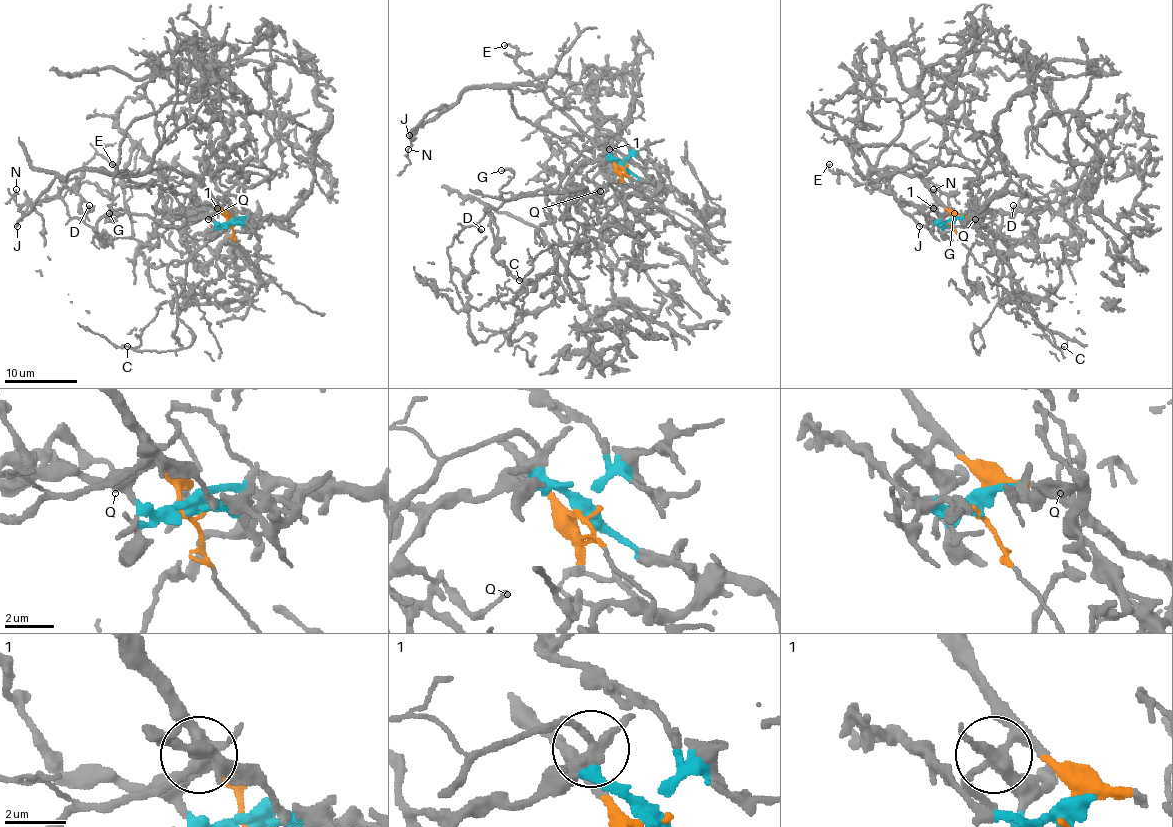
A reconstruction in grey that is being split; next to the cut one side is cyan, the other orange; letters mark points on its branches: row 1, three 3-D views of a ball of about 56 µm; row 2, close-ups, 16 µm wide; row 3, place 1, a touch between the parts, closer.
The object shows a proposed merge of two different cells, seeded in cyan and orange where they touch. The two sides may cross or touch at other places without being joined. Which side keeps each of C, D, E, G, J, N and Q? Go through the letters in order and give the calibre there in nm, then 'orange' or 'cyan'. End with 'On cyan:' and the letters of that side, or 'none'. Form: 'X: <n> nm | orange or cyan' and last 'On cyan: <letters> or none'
C: 150 nm | orange
D: 180 nm | orange
E: 170 nm | cyan
G: 150 nm | orange
J: 240 nm | orange
N: 160 nm | orange
Q: 160 nm | cyan
On cyan: E, Q

